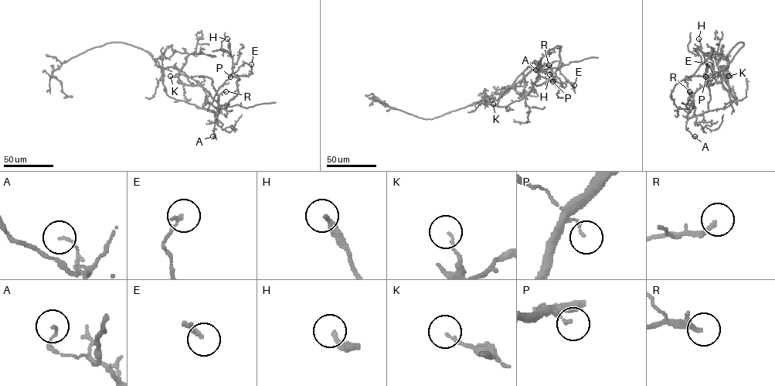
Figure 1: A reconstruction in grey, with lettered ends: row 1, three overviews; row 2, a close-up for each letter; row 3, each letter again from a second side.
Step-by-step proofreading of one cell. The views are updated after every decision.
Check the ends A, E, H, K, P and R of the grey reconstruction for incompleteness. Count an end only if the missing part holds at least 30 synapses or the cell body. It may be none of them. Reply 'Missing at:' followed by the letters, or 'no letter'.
Missing at: no letter

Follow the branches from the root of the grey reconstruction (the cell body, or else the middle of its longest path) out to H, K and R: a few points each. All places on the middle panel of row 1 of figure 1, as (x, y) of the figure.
H: (512, 83), (535, 60), (541, 69), (538, 63), (538, 78), (531, 83), (555, 81), (549, 74)
K: (512, 83), (535, 60), (535, 63), (541, 66), (538, 69), (532, 69), (511, 87), (497, 104), (493, 104)
R: (512, 83), (535, 60), (535, 63), (541, 65), (548, 65)

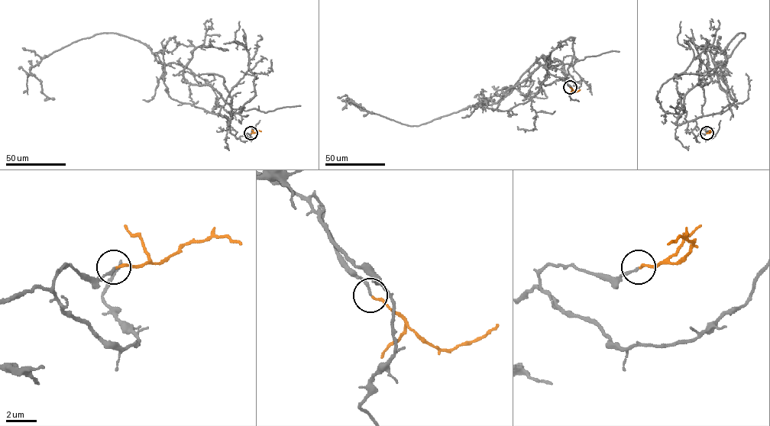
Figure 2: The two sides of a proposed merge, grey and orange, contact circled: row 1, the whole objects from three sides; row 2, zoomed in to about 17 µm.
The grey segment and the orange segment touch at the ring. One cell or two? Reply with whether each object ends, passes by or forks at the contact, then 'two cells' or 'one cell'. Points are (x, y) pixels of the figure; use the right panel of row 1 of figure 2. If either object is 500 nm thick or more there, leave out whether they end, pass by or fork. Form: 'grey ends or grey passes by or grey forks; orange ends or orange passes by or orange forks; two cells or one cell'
grey ends; orange ends; one cell

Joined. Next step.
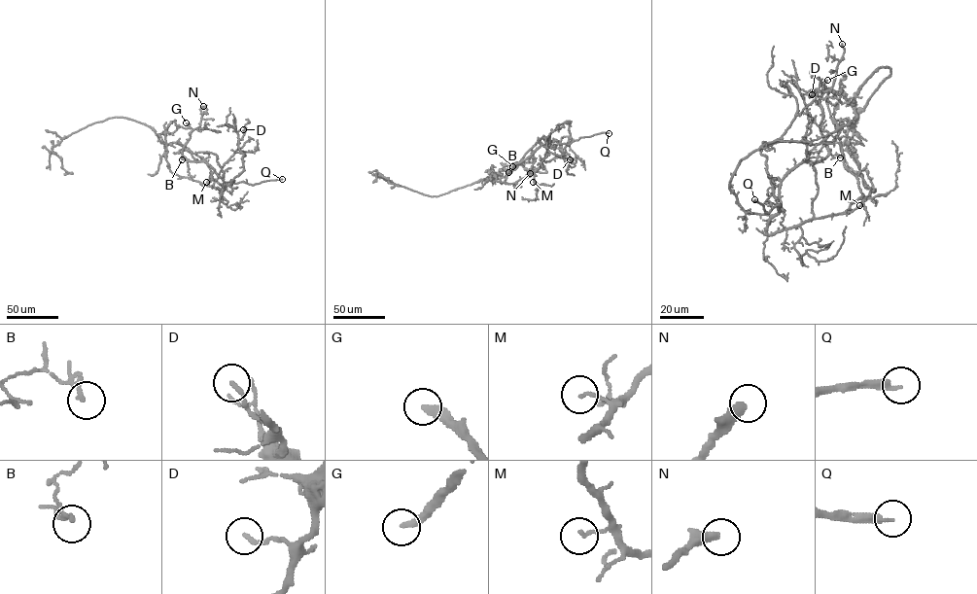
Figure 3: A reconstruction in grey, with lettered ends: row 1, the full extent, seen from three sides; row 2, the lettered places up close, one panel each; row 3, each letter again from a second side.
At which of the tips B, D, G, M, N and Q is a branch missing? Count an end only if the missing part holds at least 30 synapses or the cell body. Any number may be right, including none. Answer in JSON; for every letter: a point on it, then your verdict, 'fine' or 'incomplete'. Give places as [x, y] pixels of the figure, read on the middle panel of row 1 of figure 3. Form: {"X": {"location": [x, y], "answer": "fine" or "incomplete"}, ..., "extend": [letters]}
{"B": {"location": [508, 172], "answer": "fine"}, "D": {"location": [570, 159], "answer": "fine"}, "G": {"location": [512, 166], "answer": "incomplete"}, "M": {"location": [533, 182], "answer": "fine"}, "N": {"location": [530, 173], "answer": "incomplete"}, "Q": {"location": [609, 133], "answer": "incomplete"}, "extend": ["G", "N", "Q"]}

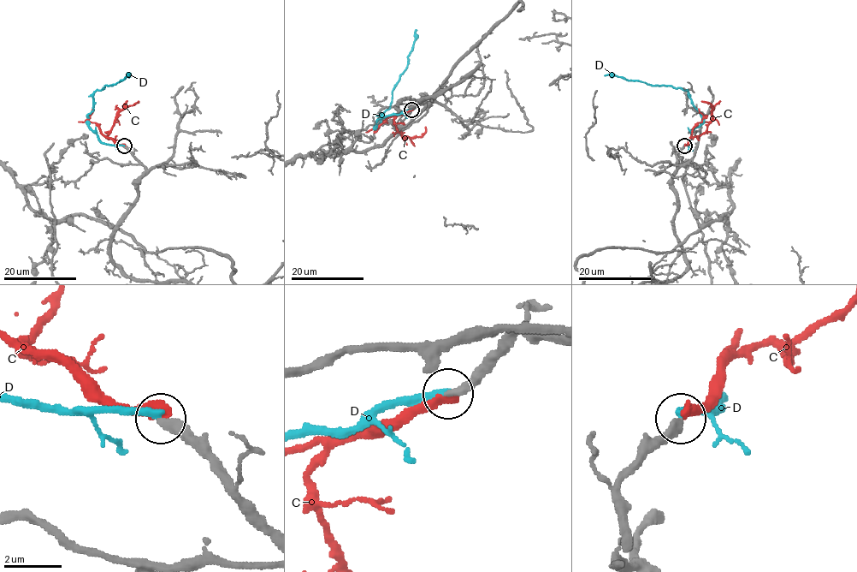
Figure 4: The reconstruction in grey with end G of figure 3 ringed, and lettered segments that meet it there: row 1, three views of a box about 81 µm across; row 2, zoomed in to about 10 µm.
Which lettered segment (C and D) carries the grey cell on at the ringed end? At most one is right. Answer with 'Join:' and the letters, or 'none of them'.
Join: C

